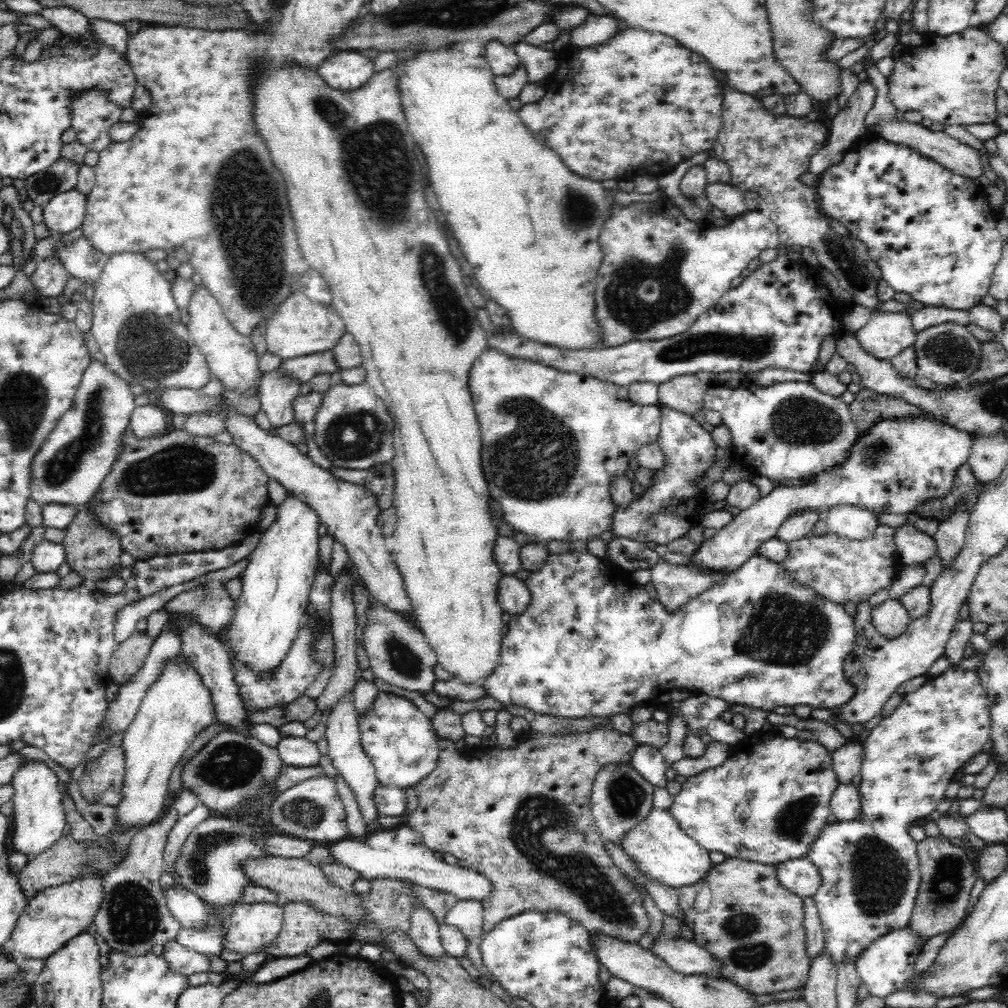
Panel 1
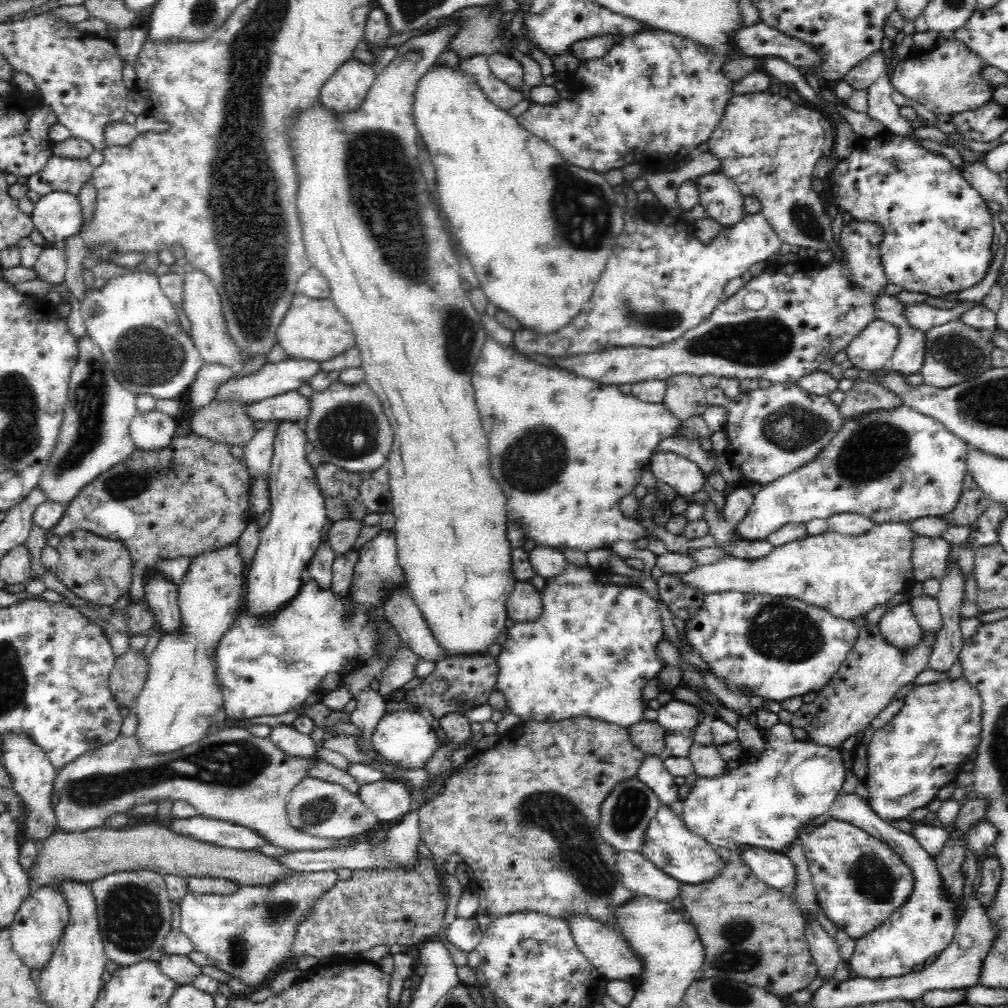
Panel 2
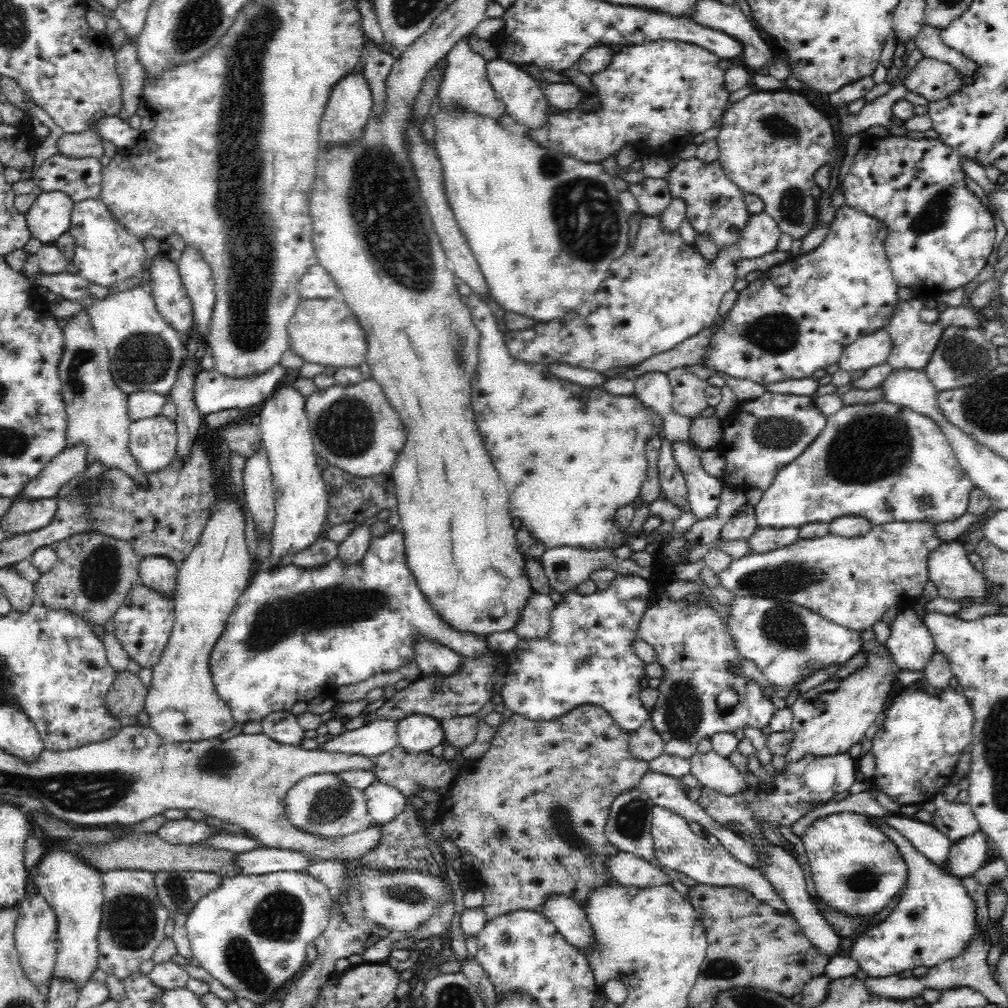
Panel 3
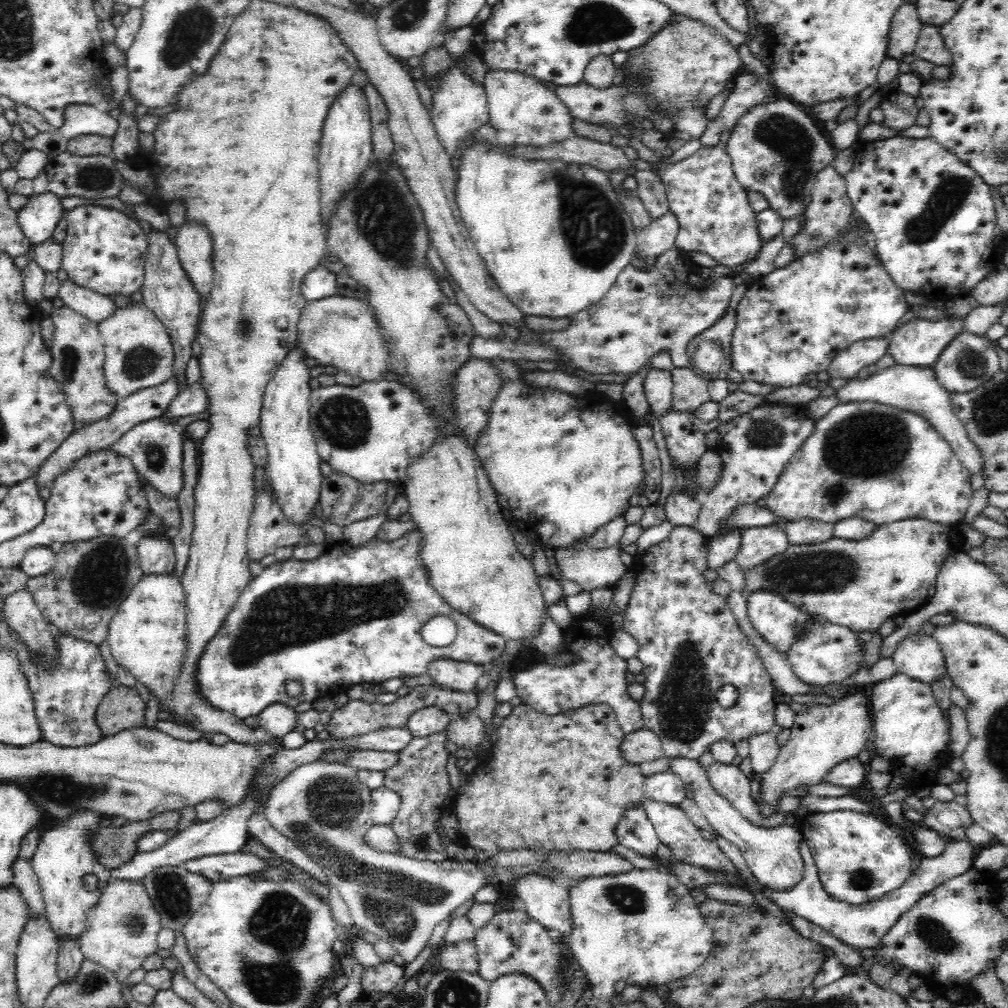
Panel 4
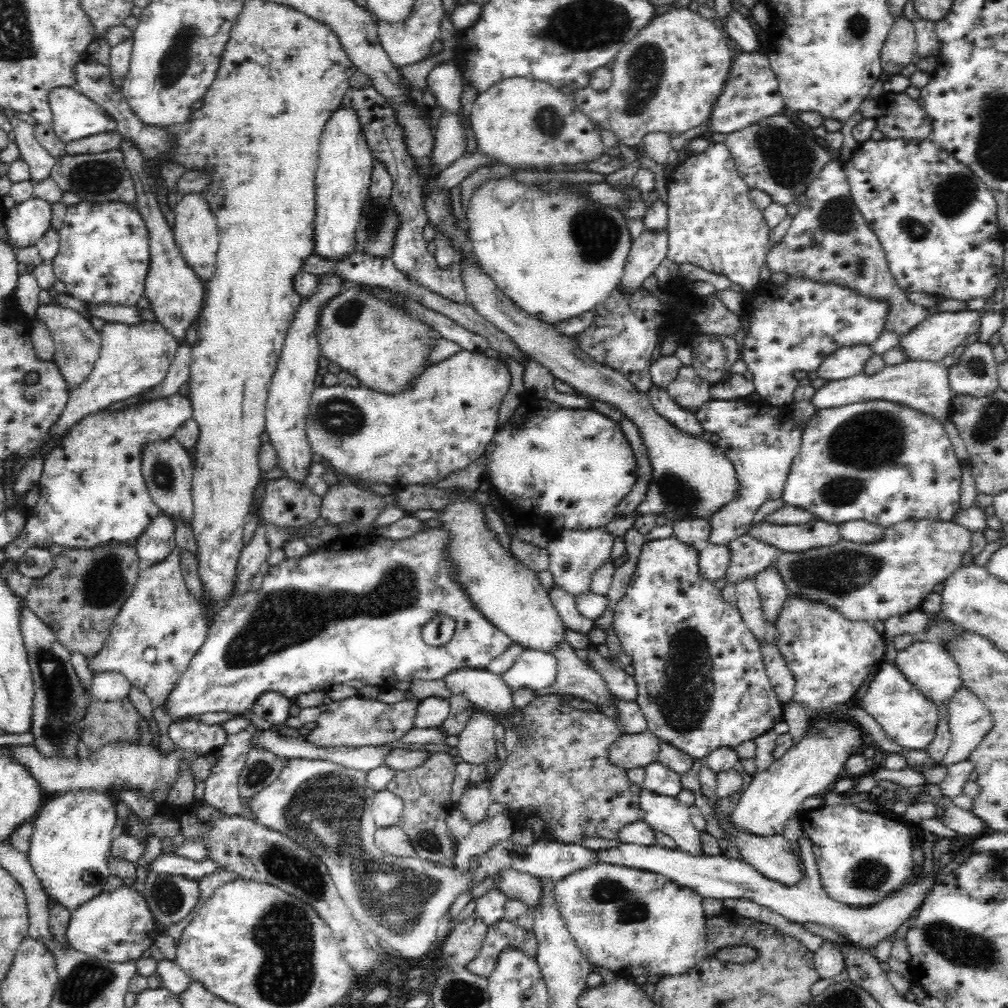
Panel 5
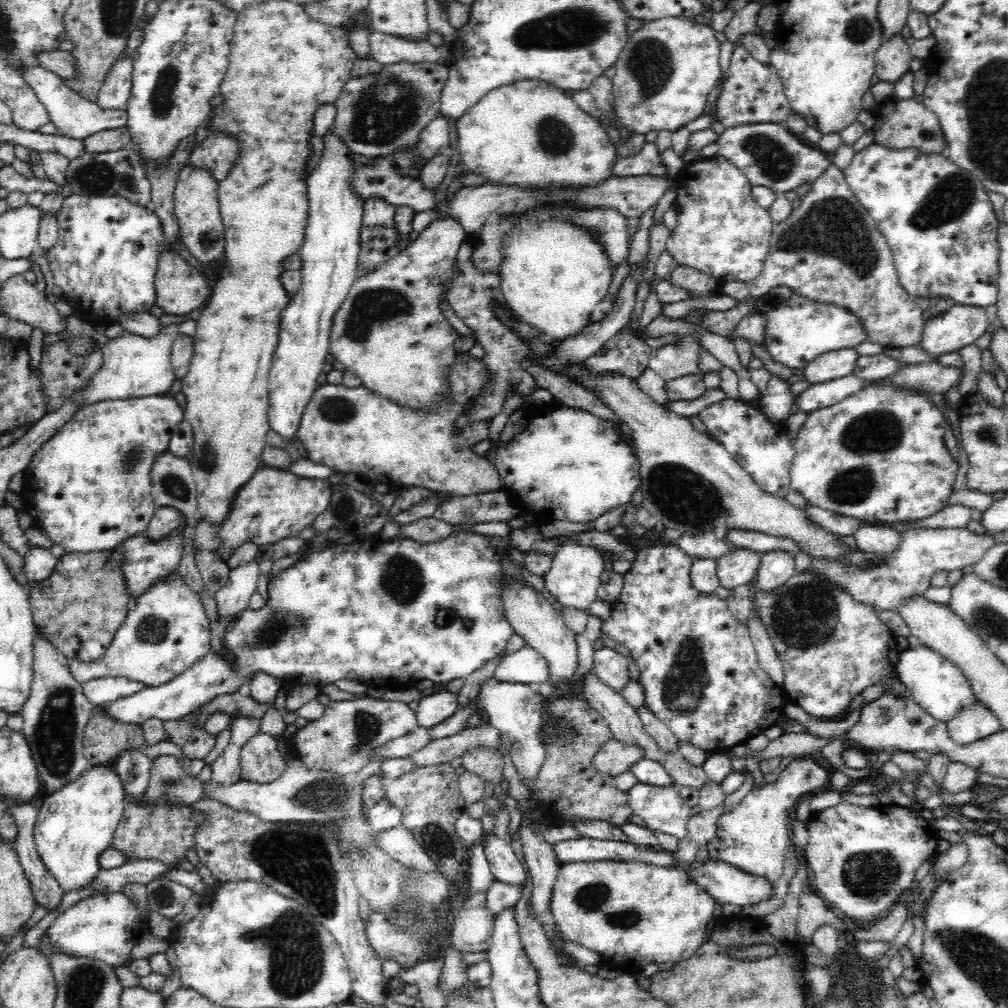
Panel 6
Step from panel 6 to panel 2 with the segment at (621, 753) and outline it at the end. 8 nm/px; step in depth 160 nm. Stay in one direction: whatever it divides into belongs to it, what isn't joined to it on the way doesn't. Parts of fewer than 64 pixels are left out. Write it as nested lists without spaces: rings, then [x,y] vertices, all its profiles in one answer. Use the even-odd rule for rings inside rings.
[[[641,718],[638,723],[628,727],[627,730],[629,731],[631,741],[642,753],[645,755],[663,756],[665,752],[664,729],[656,721],[649,721]]]

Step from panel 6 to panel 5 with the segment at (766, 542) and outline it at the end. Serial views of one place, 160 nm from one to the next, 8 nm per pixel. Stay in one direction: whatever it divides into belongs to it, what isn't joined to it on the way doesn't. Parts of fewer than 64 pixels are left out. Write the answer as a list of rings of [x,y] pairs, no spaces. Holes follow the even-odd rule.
[[[762,520],[752,524],[746,533],[760,542],[774,545],[778,553],[798,553],[834,546],[843,539],[839,525],[818,520],[798,526],[776,525]]]

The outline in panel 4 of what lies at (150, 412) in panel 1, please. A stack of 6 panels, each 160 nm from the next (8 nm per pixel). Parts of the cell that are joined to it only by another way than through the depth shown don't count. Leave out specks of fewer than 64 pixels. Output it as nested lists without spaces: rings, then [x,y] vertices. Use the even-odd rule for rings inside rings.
[[[156,417],[128,429],[114,444],[110,444],[110,448],[132,461],[140,480],[146,481],[161,495],[177,500],[184,484],[183,440],[178,426]]]

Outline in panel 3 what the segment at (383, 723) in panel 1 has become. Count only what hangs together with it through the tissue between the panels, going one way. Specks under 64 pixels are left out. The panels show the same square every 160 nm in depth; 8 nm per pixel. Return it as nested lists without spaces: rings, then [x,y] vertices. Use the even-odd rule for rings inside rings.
[[[412,714],[398,721],[398,745],[405,750],[426,752],[444,741],[441,721],[427,714]]]

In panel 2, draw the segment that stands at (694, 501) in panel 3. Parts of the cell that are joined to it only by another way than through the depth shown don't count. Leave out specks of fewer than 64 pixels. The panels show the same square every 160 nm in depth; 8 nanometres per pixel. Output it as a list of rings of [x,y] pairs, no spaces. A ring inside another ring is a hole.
[[[711,495],[701,505],[700,518],[706,521],[709,534],[713,536],[715,546],[724,553],[724,557],[755,560],[772,553],[773,547],[764,540],[743,540],[738,538],[735,527],[728,524],[719,512]]]

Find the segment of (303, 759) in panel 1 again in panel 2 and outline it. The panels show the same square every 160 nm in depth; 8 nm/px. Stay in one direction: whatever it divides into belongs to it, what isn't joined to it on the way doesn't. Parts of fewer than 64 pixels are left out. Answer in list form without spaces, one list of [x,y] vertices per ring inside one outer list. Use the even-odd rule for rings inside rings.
[[[292,724],[270,726],[270,740],[290,756],[315,756],[316,744],[310,735],[298,732]]]

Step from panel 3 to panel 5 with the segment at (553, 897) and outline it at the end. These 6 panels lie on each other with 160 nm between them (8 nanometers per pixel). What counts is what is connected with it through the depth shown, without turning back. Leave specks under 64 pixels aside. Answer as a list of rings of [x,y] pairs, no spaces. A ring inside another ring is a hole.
[[[515,867],[502,868],[493,876],[495,887],[499,888],[509,899],[522,900],[533,911],[538,904],[542,889],[540,879],[531,874],[520,872]]]

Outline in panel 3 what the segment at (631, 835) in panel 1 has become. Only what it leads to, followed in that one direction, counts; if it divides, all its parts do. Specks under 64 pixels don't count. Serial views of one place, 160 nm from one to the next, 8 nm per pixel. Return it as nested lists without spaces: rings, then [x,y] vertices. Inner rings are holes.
[[[658,805],[652,808],[652,816],[651,834],[654,839],[655,855],[661,866],[682,872],[694,878],[699,884],[739,888],[752,894],[755,899],[774,908],[780,914],[790,915],[782,898],[758,869],[744,864],[722,845],[714,846],[707,837],[694,834],[683,816]]]

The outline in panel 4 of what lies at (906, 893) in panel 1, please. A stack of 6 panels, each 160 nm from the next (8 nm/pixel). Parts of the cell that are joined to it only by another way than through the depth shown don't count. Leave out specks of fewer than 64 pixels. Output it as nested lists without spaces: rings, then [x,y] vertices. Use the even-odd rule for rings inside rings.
[[[900,672],[884,679],[873,685],[868,703],[876,732],[876,755],[888,760],[893,772],[906,778],[906,788],[932,788],[936,784],[937,772],[948,766],[944,758],[949,752],[949,722],[940,711],[930,685]],[[846,809],[806,813],[798,820],[798,830],[807,840],[809,849],[812,851],[824,890],[833,899],[854,905],[878,900],[886,892],[900,888],[913,870],[912,849],[892,824],[870,816],[854,816],[852,812],[854,810]]]

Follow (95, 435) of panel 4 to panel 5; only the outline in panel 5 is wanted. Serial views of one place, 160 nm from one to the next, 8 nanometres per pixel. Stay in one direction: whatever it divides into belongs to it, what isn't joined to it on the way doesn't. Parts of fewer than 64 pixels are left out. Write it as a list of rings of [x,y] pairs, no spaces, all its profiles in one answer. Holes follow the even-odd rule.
[[[186,339],[179,344],[175,353],[175,358],[169,366],[166,378],[153,389],[148,391],[146,401],[156,400],[156,398],[164,398],[178,393],[180,386],[187,382],[189,378],[189,368],[192,356],[192,346],[187,344]]]

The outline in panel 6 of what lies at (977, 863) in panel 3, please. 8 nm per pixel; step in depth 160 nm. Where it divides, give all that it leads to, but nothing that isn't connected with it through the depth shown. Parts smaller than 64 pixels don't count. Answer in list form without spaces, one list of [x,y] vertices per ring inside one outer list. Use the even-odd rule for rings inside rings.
[[[581,837],[559,841],[552,846],[558,865],[568,863],[592,863],[596,860],[639,860],[644,864],[672,866],[676,859],[670,851],[654,851],[644,845],[634,845],[614,840],[598,840]],[[694,861],[691,876],[718,903],[739,904],[742,907],[768,898],[773,888],[766,879],[748,875],[720,861]]]

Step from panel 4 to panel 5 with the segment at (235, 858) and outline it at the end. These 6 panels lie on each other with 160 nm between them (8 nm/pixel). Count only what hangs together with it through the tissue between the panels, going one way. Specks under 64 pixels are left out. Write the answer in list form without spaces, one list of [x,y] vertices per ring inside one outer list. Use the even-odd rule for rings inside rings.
[[[163,853],[146,864],[146,874],[154,872],[160,874],[180,875],[190,880],[196,880],[216,872],[218,867],[212,860],[204,859],[202,862],[193,861],[174,853]]]

